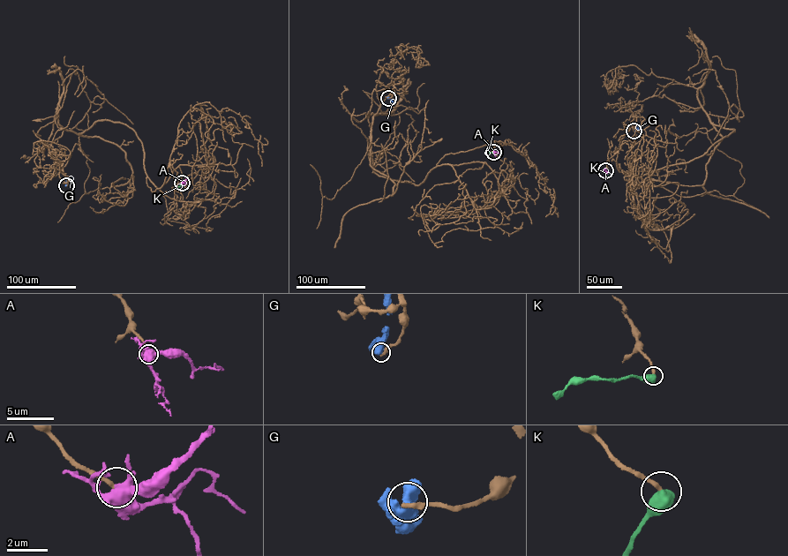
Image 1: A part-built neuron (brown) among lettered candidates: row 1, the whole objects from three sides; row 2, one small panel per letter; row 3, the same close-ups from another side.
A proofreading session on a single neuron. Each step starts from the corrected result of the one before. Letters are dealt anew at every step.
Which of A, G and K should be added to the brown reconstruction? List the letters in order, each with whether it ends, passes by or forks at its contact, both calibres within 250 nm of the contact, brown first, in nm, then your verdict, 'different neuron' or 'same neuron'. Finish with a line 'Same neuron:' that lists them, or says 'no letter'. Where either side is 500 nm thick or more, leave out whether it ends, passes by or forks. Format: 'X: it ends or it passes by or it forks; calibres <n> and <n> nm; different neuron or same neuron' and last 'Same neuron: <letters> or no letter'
A: it forks; calibres 200 and 440 nm; different neuron
G: calibres 280 and 750 nm; different neuron
K: calibres 200 and 650 nm; same neuron
Same neuron: K

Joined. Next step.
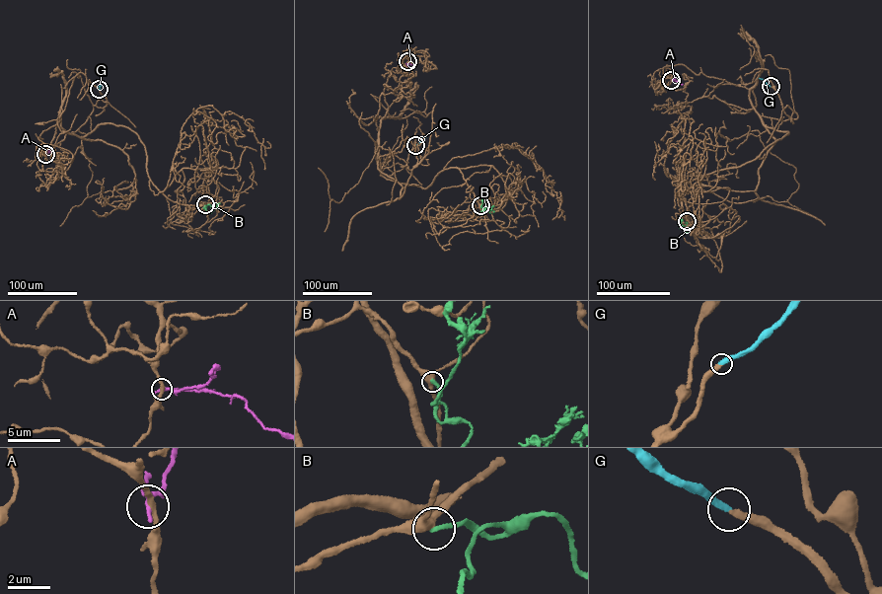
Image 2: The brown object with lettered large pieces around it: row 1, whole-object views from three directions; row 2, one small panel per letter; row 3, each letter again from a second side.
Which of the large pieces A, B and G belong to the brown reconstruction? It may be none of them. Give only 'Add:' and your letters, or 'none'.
Add: G

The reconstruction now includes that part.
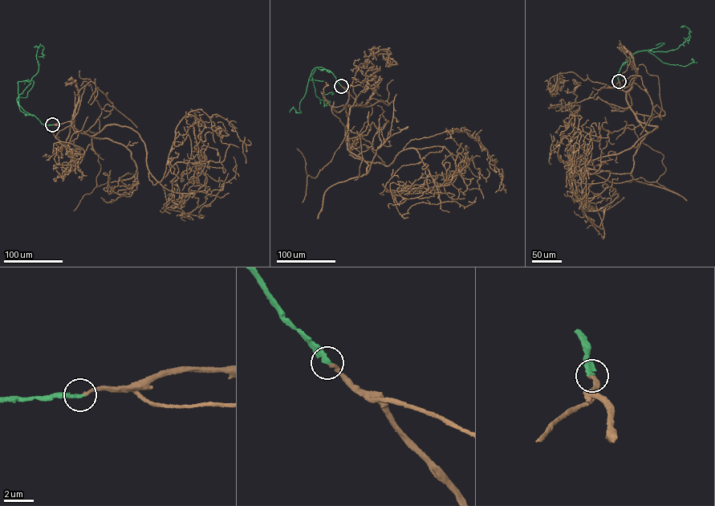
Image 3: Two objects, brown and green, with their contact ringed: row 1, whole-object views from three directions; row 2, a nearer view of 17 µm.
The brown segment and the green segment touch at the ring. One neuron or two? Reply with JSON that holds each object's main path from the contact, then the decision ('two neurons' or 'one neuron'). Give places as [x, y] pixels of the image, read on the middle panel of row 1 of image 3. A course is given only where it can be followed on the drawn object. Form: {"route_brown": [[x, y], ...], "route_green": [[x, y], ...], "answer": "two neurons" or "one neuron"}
{"route_brown": [[341, 86], [355, 100], [350, 154], [387, 165], [411, 140], [463, 130], [486, 148], [502, 176], [495, 192]], "route_green": [[341, 86], [331, 71], [315, 67], [310, 74], [316, 95], [320, 101], [330, 101], [325, 105], [324, 99]], "answer": "one neuron"}

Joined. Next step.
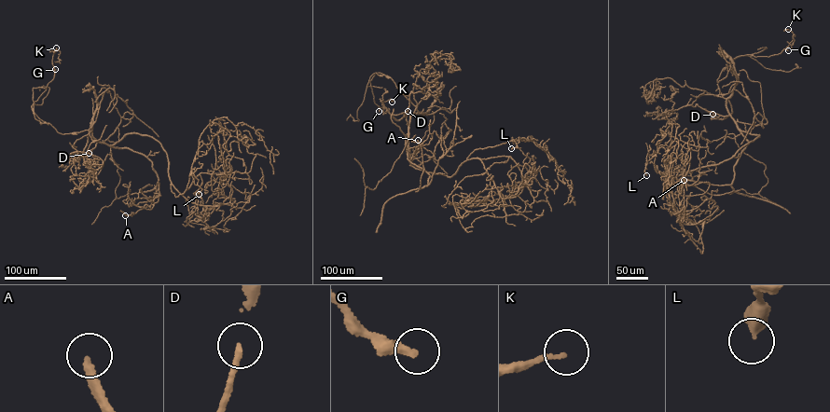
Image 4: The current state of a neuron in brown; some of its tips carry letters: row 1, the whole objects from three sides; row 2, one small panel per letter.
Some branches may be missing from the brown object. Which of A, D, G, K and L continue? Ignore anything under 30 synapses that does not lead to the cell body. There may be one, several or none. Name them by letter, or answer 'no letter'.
A, D

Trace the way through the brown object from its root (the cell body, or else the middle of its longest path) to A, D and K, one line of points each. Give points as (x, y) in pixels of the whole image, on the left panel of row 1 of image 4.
A: (159, 143), (149, 136), (131, 132), (112, 145), (144, 155), (151, 162), (158, 178), (150, 205), (125, 215)
D: (159, 143), (149, 136), (131, 132), (109, 145), (97, 142), (89, 153)
K: (159, 143), (131, 132), (109, 145), (90, 129), (62, 134), (35, 119), (32, 106), (54, 77), (56, 48)

